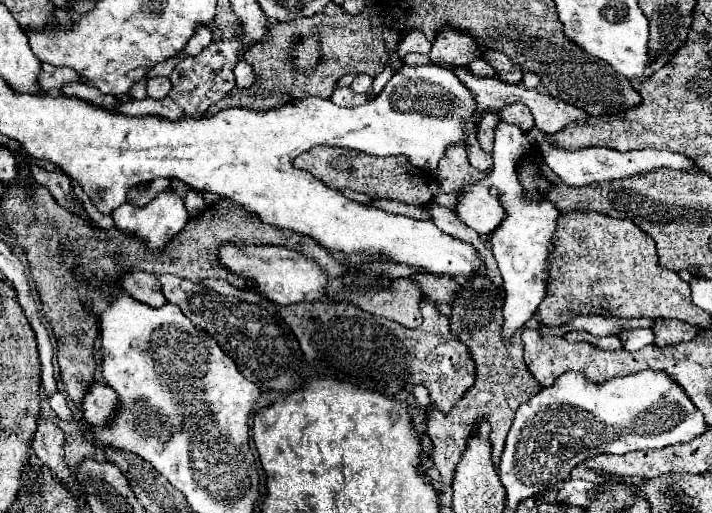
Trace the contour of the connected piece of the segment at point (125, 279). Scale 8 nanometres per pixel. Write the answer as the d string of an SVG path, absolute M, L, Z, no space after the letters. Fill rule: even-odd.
M130 270L122 276L122 286L128 290L128 294L148 306L164 306L166 298L162 294L162 284L152 272L144 270Z

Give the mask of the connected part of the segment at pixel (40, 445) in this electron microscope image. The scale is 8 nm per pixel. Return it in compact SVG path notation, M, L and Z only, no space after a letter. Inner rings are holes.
M40 422L32 448L52 474L58 474L58 478L70 478L68 464L64 462L64 432L56 424Z

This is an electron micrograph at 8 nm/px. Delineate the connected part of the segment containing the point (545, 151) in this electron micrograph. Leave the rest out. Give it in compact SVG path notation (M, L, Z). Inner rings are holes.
M550 136L544 138L544 142L540 144L540 154L544 158L544 162L548 164L548 168L558 174L566 186L572 188L580 188L580 186L588 186L592 182L610 182L610 180L622 180L622 178L630 178L634 174L648 174L660 168L674 168L674 170L686 170L688 166L694 166L694 162L678 152L670 152L670 150L632 150L632 152L618 152L612 148L582 148L582 150L560 150L560 148L552 148L550 144Z

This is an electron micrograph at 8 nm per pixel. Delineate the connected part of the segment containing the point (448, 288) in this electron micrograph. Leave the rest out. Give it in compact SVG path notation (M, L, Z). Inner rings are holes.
M412 274L408 276L414 284L420 286L422 290L422 296L426 296L428 300L436 302L436 304L450 304L454 300L454 296L458 294L460 290L460 284L456 280L450 280L450 278L438 278L438 276L432 276L432 274Z

